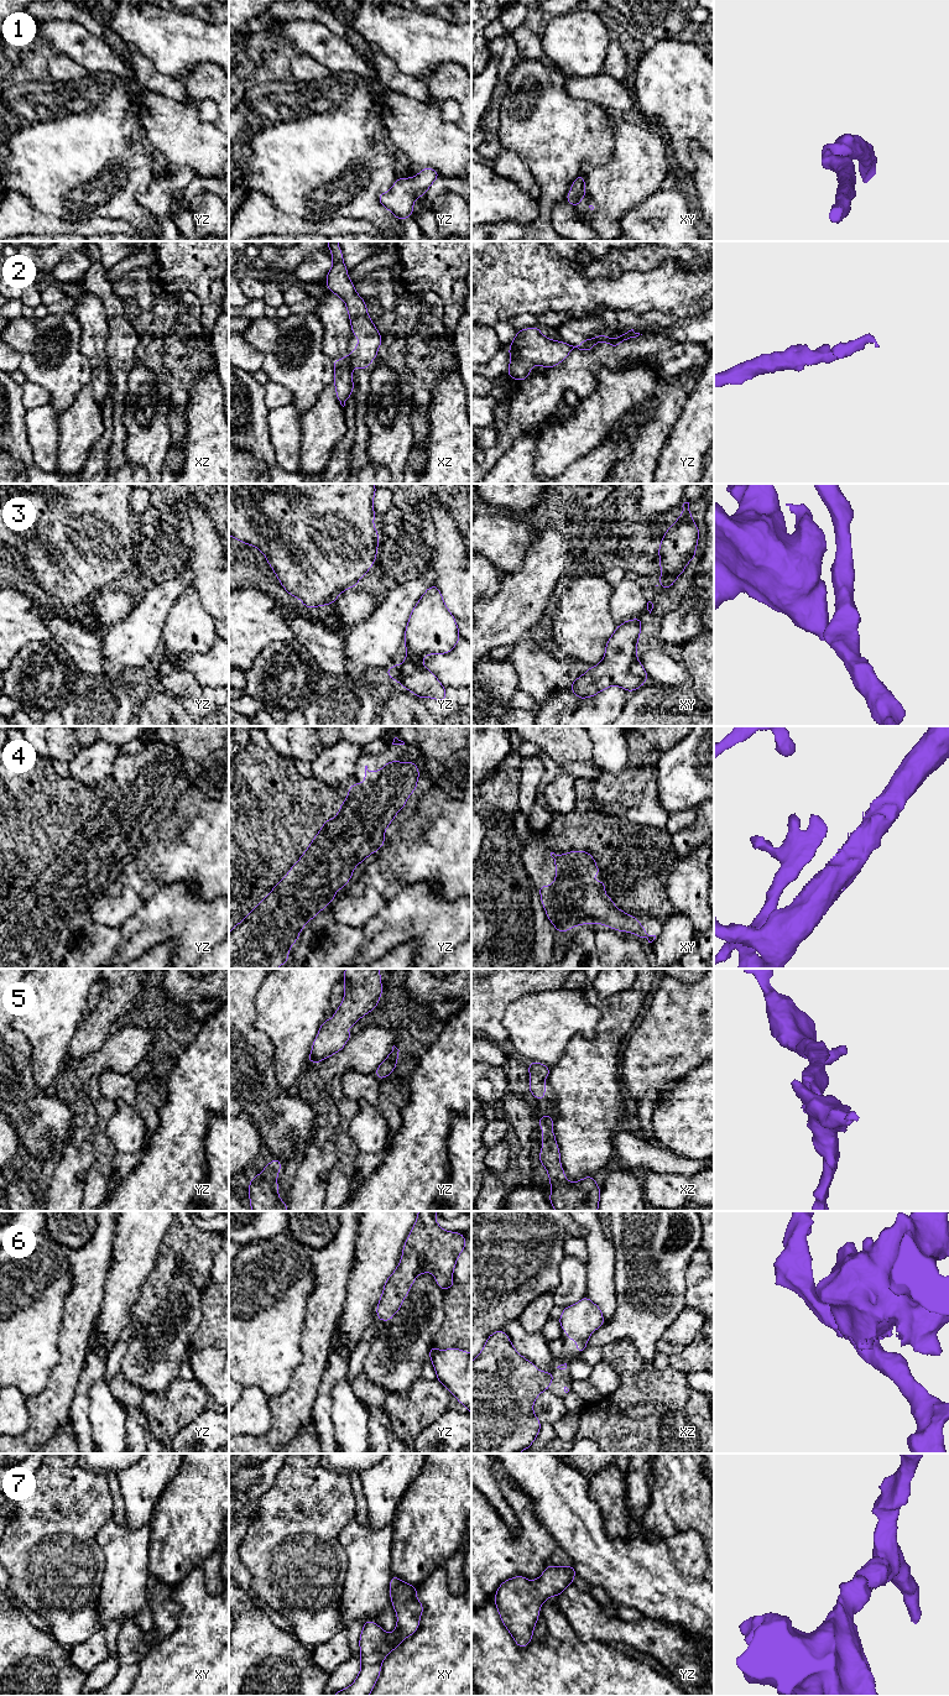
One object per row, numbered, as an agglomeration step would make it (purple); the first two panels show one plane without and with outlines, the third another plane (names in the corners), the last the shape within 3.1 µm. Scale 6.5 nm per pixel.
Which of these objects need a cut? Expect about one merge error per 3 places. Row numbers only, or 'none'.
2, 3

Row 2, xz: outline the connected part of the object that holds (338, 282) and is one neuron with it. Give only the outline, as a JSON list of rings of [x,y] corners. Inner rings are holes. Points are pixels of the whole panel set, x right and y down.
[[[329,241],[327,247],[332,251],[333,266],[327,273],[325,286],[345,302],[351,334],[359,338],[358,346],[349,353],[351,365],[365,370],[377,358],[382,335],[371,322],[365,301],[356,293],[354,283],[348,277],[349,270],[344,265],[338,241]]]

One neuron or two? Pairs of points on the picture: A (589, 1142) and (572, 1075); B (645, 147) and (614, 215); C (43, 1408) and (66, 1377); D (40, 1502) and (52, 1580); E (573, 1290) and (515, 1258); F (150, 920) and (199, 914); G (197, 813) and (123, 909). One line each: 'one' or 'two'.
A: one
B: one
C: one
D: one
E: two
F: one
G: one

